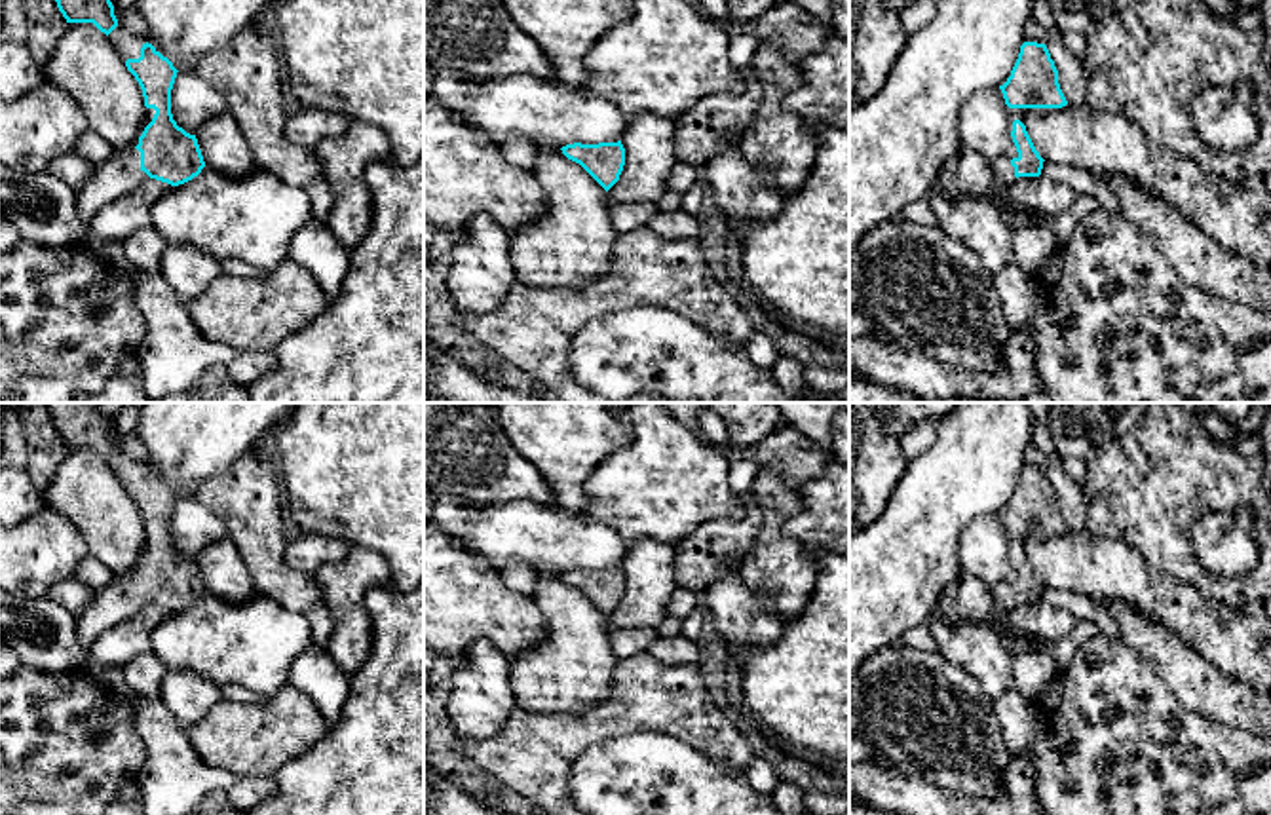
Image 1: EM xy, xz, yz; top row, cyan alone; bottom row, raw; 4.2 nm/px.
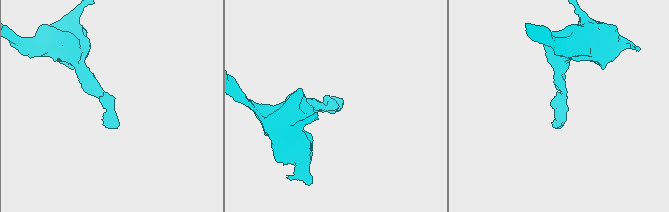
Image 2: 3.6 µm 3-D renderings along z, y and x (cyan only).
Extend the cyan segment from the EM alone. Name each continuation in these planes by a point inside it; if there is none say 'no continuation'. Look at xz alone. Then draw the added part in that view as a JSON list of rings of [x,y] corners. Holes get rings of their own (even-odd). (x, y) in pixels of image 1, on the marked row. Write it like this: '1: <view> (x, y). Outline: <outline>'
no continuation

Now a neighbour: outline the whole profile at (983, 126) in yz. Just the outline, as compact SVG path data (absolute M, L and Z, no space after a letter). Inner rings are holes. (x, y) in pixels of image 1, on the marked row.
M999 87L975 93L958 120L959 148L975 150L988 161L1015 158L1016 146L1009 129L1009 106Z

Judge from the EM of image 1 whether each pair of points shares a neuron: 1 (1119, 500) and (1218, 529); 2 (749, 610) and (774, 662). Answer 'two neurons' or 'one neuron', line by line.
1: two neurons
2: two neurons

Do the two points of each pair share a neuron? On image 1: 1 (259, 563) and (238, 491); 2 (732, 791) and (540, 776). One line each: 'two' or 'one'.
1: one
2: two

